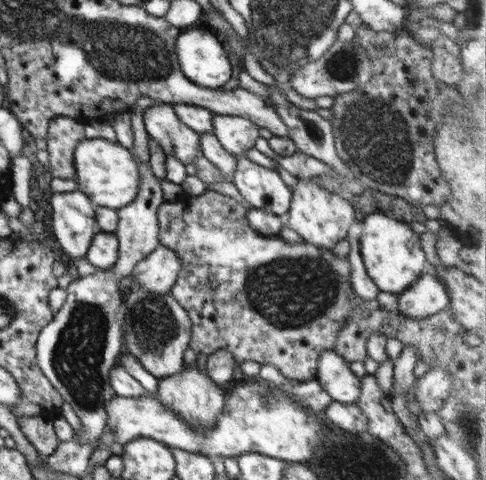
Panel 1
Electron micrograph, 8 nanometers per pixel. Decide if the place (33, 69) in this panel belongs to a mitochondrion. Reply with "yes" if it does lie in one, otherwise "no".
no

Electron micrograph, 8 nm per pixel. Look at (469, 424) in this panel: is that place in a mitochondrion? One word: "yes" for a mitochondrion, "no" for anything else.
yes

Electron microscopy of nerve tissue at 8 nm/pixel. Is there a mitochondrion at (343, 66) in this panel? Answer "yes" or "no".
yes

